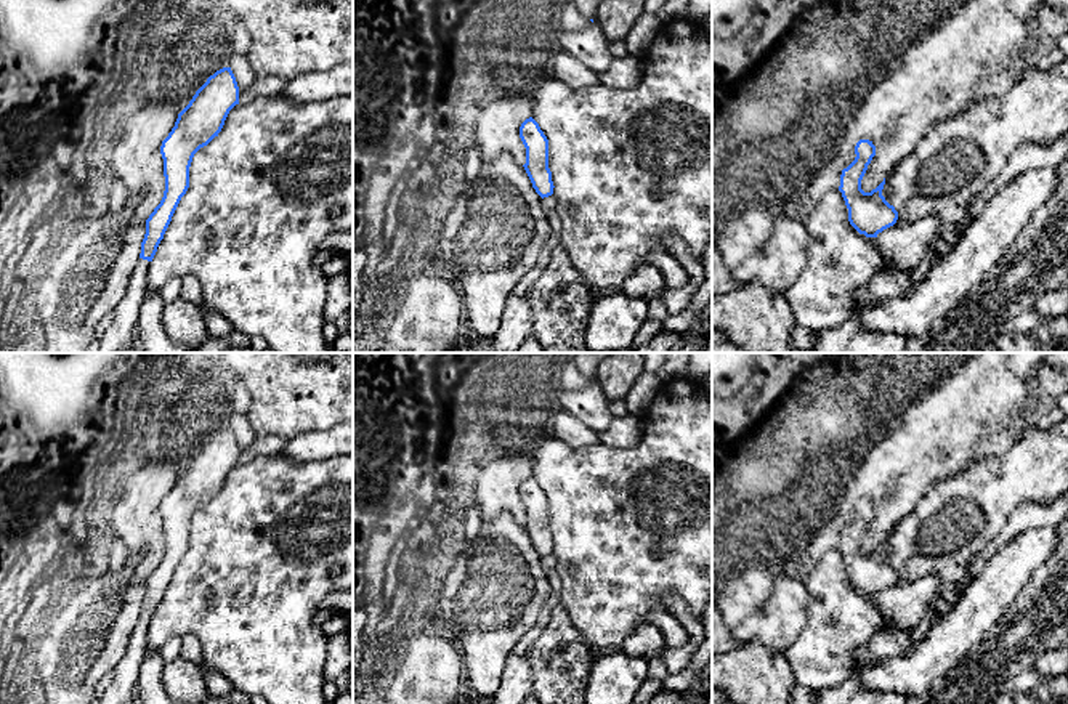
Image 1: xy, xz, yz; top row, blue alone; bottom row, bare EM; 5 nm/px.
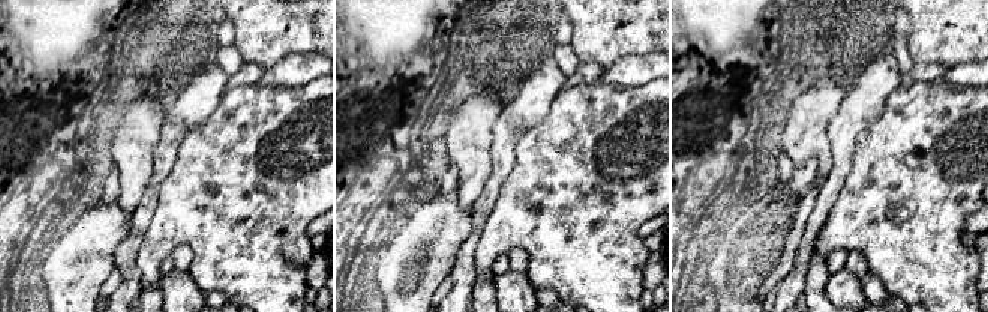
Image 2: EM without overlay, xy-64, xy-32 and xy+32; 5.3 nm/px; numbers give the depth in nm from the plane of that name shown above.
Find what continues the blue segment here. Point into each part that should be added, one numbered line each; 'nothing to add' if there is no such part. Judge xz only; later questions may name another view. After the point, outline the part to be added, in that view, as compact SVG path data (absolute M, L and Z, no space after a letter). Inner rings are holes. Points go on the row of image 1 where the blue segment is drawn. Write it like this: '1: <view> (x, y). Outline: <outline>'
nothing to add

